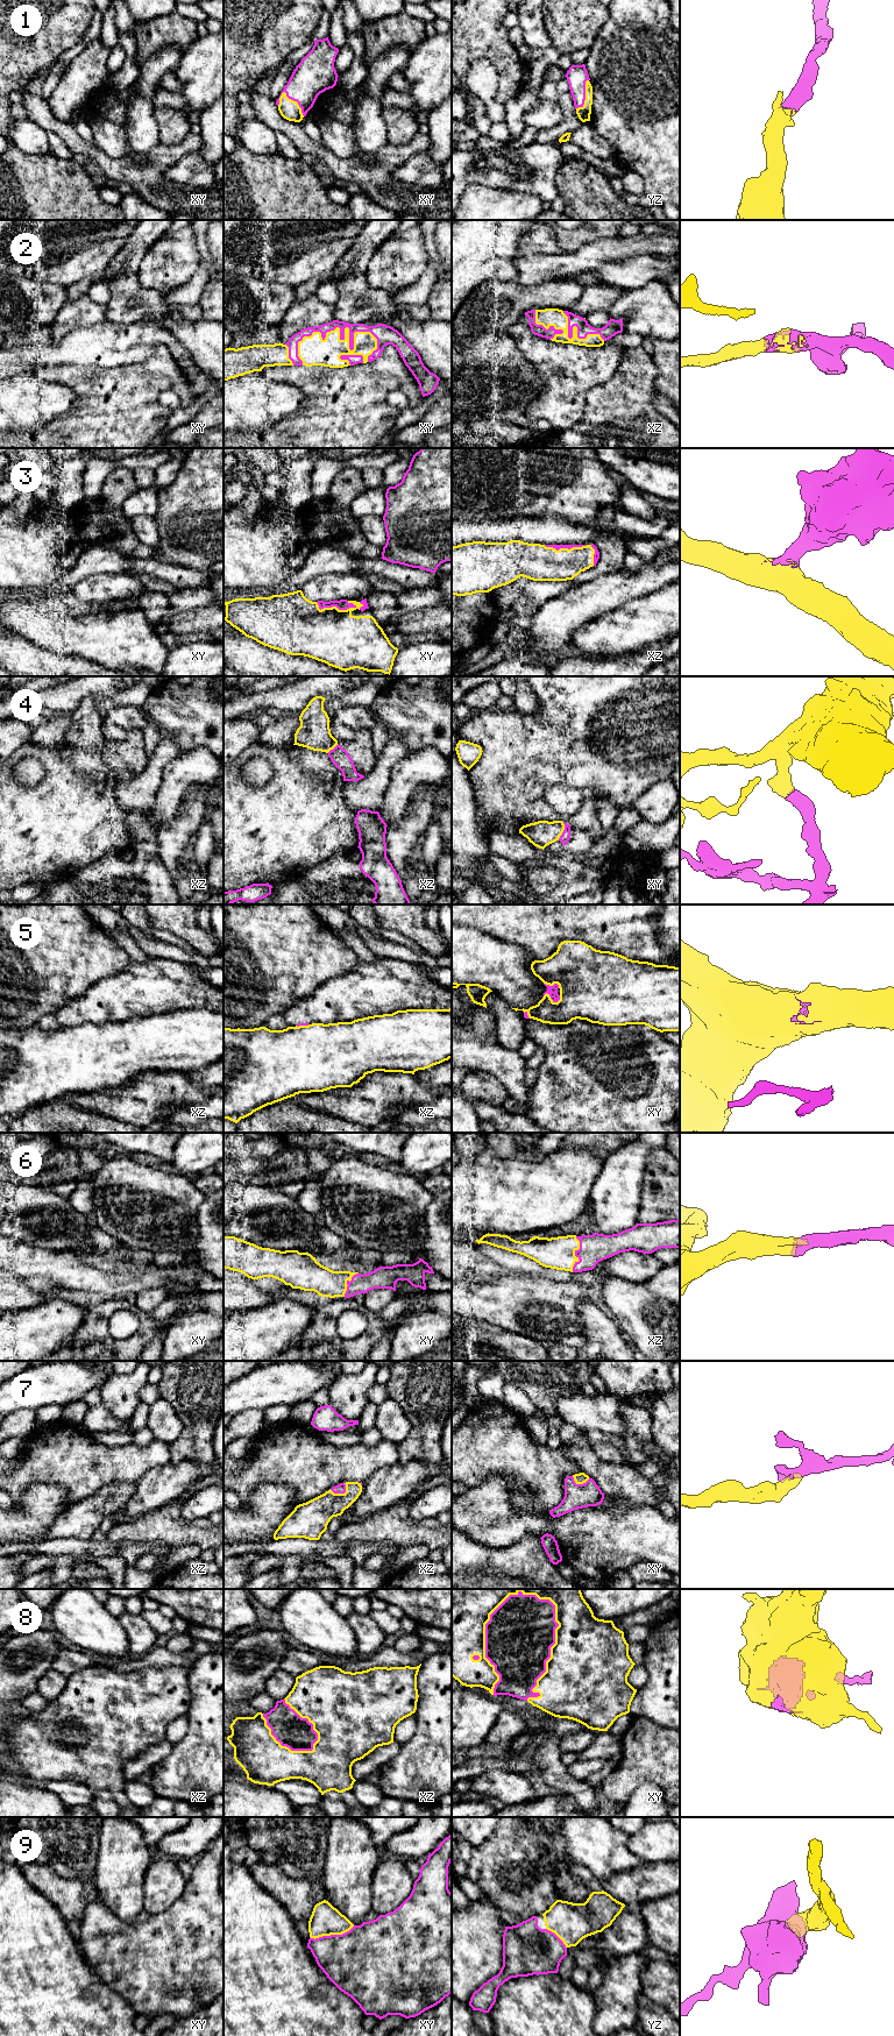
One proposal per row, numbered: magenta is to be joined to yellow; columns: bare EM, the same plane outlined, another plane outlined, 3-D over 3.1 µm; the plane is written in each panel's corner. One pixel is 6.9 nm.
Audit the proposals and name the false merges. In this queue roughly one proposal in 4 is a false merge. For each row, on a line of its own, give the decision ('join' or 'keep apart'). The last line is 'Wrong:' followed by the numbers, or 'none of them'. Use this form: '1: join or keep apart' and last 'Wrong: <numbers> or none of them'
1: join
2: join
3: join
4: join
5: keep apart
6: join
7: join
8: join
9: join
Wrong: 5

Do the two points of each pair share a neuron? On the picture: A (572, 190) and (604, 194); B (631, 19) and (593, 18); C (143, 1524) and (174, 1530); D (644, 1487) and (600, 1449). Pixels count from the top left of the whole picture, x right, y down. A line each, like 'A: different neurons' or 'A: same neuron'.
A: same neuron
B: different neurons
C: same neuron
D: different neurons

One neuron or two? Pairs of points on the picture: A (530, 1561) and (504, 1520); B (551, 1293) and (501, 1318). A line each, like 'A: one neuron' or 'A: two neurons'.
A: two neurons
B: one neuron

